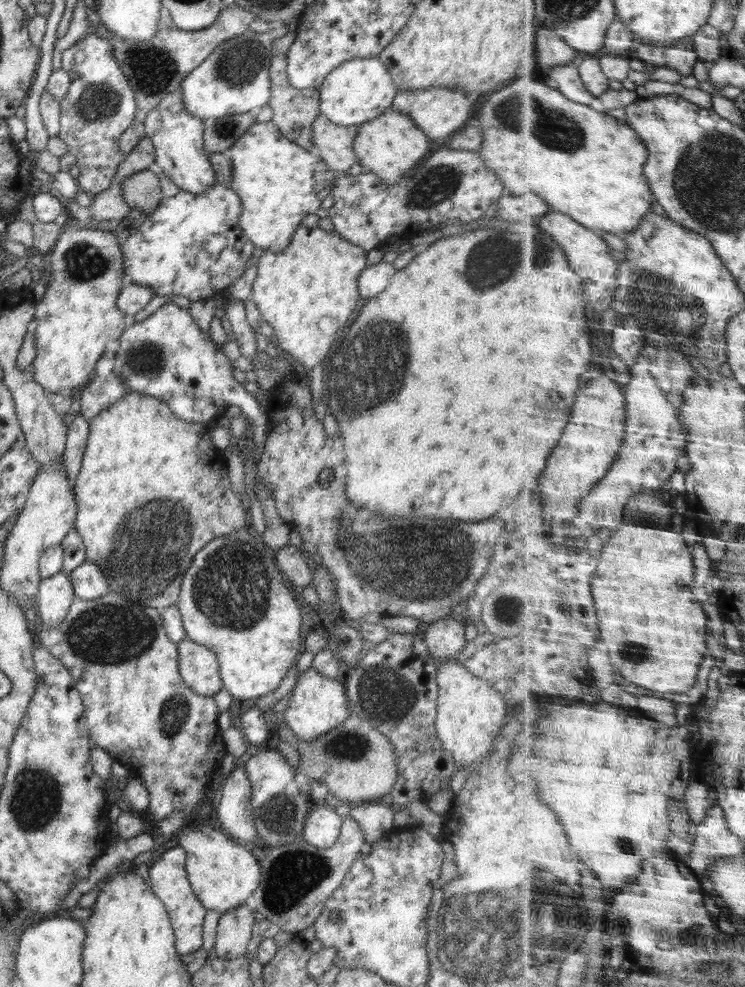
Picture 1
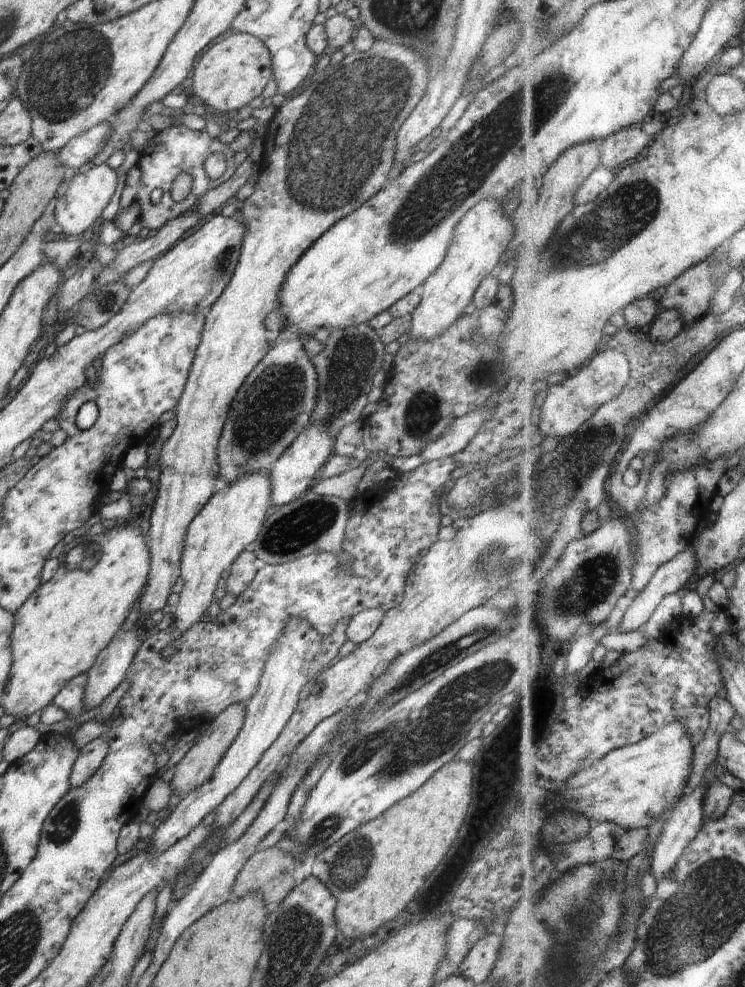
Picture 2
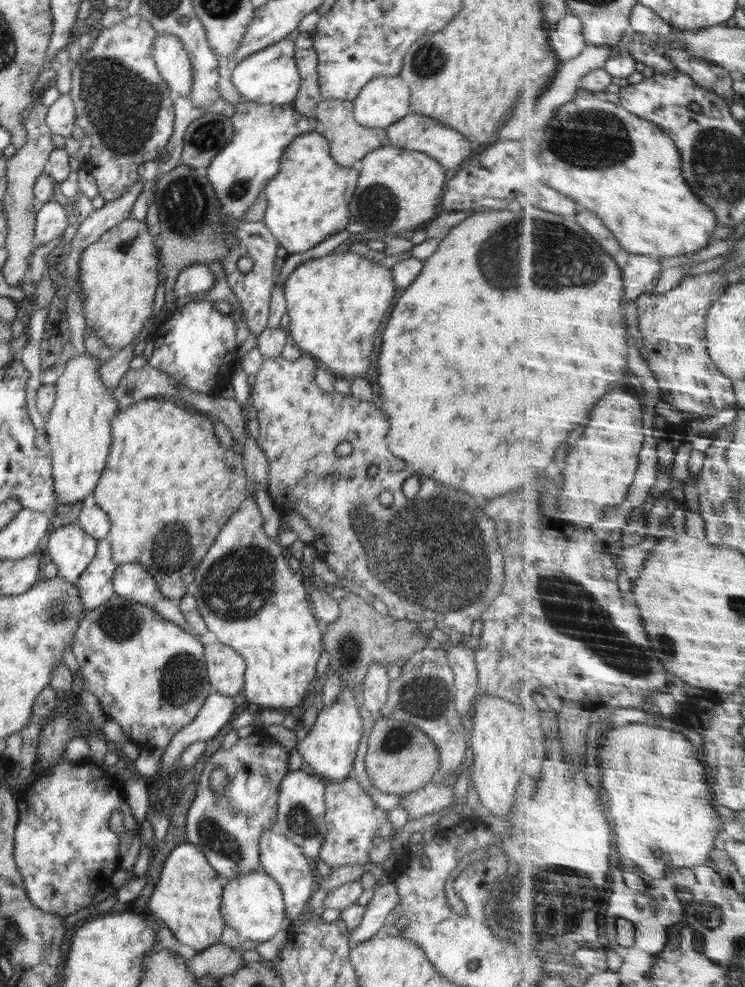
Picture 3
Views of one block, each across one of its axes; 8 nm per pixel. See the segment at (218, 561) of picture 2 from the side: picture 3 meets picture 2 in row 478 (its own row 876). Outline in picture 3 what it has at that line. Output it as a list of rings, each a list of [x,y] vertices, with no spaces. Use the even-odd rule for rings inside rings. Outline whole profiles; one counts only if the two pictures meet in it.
[[[264,871],[240,875],[224,881],[221,896],[221,915],[225,924],[233,928],[243,940],[266,942],[280,930],[284,930],[285,902],[279,884]]]

